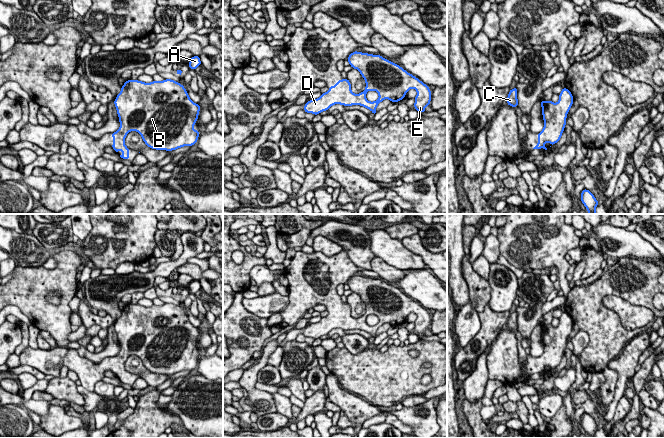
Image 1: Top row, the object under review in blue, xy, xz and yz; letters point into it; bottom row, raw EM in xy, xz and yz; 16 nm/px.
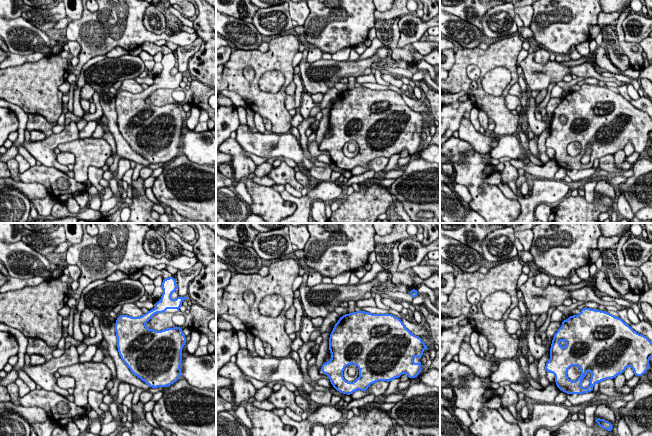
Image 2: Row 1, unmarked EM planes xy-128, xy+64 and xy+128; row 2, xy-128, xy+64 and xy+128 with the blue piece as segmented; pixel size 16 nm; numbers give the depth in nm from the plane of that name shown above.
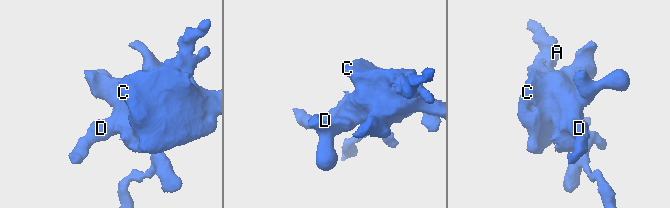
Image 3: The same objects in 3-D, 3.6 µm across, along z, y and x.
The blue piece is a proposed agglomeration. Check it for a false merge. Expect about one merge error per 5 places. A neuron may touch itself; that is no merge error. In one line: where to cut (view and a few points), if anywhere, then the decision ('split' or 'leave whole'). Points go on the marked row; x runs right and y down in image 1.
no cut; leave whole

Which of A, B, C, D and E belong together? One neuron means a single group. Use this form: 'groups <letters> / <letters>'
groups A B C D E

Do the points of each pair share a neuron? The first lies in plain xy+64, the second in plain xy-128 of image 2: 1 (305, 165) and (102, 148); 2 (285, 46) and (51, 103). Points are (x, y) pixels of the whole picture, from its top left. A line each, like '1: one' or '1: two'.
1: one
2: one

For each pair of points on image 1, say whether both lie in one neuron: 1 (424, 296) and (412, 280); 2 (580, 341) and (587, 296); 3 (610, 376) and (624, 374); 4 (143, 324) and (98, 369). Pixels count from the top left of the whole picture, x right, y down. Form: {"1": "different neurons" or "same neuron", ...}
{"1": "same neuron", "2": "different neurons", "3": "different neurons", "4": "same neuron"}

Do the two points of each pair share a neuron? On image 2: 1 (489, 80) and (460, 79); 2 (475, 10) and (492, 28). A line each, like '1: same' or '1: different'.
1: different
2: different

